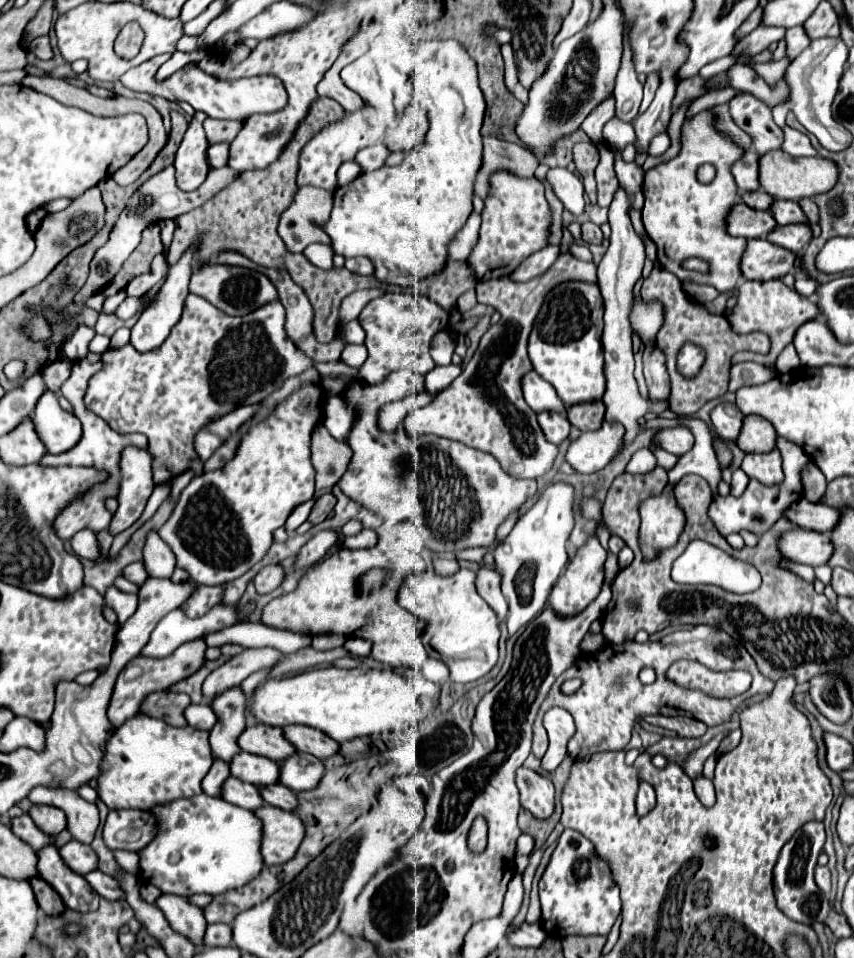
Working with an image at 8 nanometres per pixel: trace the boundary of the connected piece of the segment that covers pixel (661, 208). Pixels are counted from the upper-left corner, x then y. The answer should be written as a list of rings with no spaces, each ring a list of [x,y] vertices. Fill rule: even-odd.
[[[701,112],[693,120],[687,120],[683,124],[681,144],[683,146],[677,158],[645,172],[643,224],[649,238],[657,244],[657,260],[665,270],[673,272],[679,280],[711,284],[719,292],[727,292],[733,290],[737,286],[737,280],[741,278],[739,258],[747,242],[743,238],[733,238],[725,232],[727,212],[733,204],[741,200],[739,188],[729,170],[731,164],[741,158],[743,150],[713,130],[709,112]],[[701,164],[713,164],[717,168],[717,174],[709,184],[701,184],[697,180],[697,168]],[[691,256],[709,262],[709,272],[687,272],[681,262]]]

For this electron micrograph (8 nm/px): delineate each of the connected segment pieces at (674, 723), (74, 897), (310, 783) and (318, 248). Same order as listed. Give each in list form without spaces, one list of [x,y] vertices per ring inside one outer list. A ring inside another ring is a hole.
[[[643,716],[645,722],[653,726],[661,726],[667,730],[677,732],[681,738],[701,738],[707,732],[707,726],[699,720],[685,720],[683,716],[679,718],[665,718],[665,716]]]
[[[47,844],[47,848],[37,850],[37,872],[59,892],[67,908],[77,912],[97,910],[99,896],[95,896],[95,890],[85,882],[83,876],[67,868],[55,844]]]
[[[293,752],[293,756],[279,764],[279,782],[295,792],[311,790],[321,780],[323,772],[325,766],[319,758],[305,752]]]
[[[309,244],[305,250],[303,250],[305,258],[317,266],[317,268],[329,268],[329,246],[327,244]]]

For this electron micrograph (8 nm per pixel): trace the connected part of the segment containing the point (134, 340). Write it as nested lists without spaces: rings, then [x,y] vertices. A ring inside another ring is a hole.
[[[189,248],[187,252],[183,252],[183,256],[179,258],[179,262],[171,266],[169,276],[165,278],[165,282],[161,284],[157,296],[153,298],[153,304],[149,304],[149,306],[141,312],[137,324],[131,328],[131,344],[133,344],[139,352],[147,352],[147,350],[153,350],[153,348],[161,346],[161,344],[165,342],[165,338],[169,336],[171,328],[179,322],[181,312],[183,312],[183,306],[185,306],[185,298],[187,298],[187,294],[189,294],[187,284],[189,284],[189,276],[191,276],[191,270],[193,270],[193,256],[195,256],[195,252],[197,252],[197,250]]]

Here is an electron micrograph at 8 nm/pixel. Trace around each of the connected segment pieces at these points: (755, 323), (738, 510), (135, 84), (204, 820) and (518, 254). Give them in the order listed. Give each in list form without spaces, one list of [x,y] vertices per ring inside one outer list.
[[[765,280],[765,282],[745,282],[741,288],[739,288],[739,294],[737,294],[737,306],[731,310],[725,312],[727,318],[729,318],[729,324],[731,328],[737,332],[737,334],[747,334],[747,332],[765,332],[771,336],[771,352],[769,354],[753,354],[753,352],[737,352],[733,356],[733,364],[735,362],[745,362],[745,360],[751,360],[751,362],[757,362],[757,364],[763,364],[771,370],[775,370],[775,360],[777,356],[781,354],[781,350],[793,342],[793,336],[797,332],[797,328],[801,324],[805,324],[807,320],[813,320],[817,318],[821,312],[819,312],[819,306],[813,304],[809,298],[801,296],[795,288],[789,288],[787,284],[783,284],[783,280]]]
[[[777,438],[775,448],[781,452],[783,456],[783,472],[785,472],[785,480],[777,486],[765,486],[757,480],[751,480],[747,490],[735,498],[735,496],[715,496],[711,506],[709,506],[709,518],[715,524],[715,528],[719,530],[721,536],[729,536],[733,532],[741,532],[741,530],[749,530],[757,536],[761,536],[763,532],[767,532],[785,512],[785,508],[789,508],[797,498],[803,496],[803,484],[801,484],[801,468],[807,462],[807,454],[797,446],[791,444],[789,440]]]
[[[164,53],[131,68],[127,74],[121,76],[120,81],[135,90],[135,92],[147,92],[153,96],[163,96],[170,101],[185,101],[195,110],[205,112],[209,118],[219,120],[239,120],[243,122],[247,116],[255,112],[275,112],[281,110],[287,104],[287,92],[283,84],[275,76],[251,76],[251,78],[239,78],[239,80],[217,80],[200,70],[197,66],[184,66],[163,82],[155,80],[155,74],[159,66],[169,60],[171,54]]]
[[[199,794],[149,812],[161,828],[157,828],[151,844],[137,852],[139,874],[143,882],[157,886],[163,894],[223,894],[247,884],[265,868],[259,854],[261,822],[251,810]]]
[[[505,170],[493,174],[491,196],[485,200],[481,218],[483,224],[479,232],[479,244],[469,258],[477,280],[509,276],[527,256],[547,246],[551,212],[545,200],[545,188],[535,178],[517,178]]]

